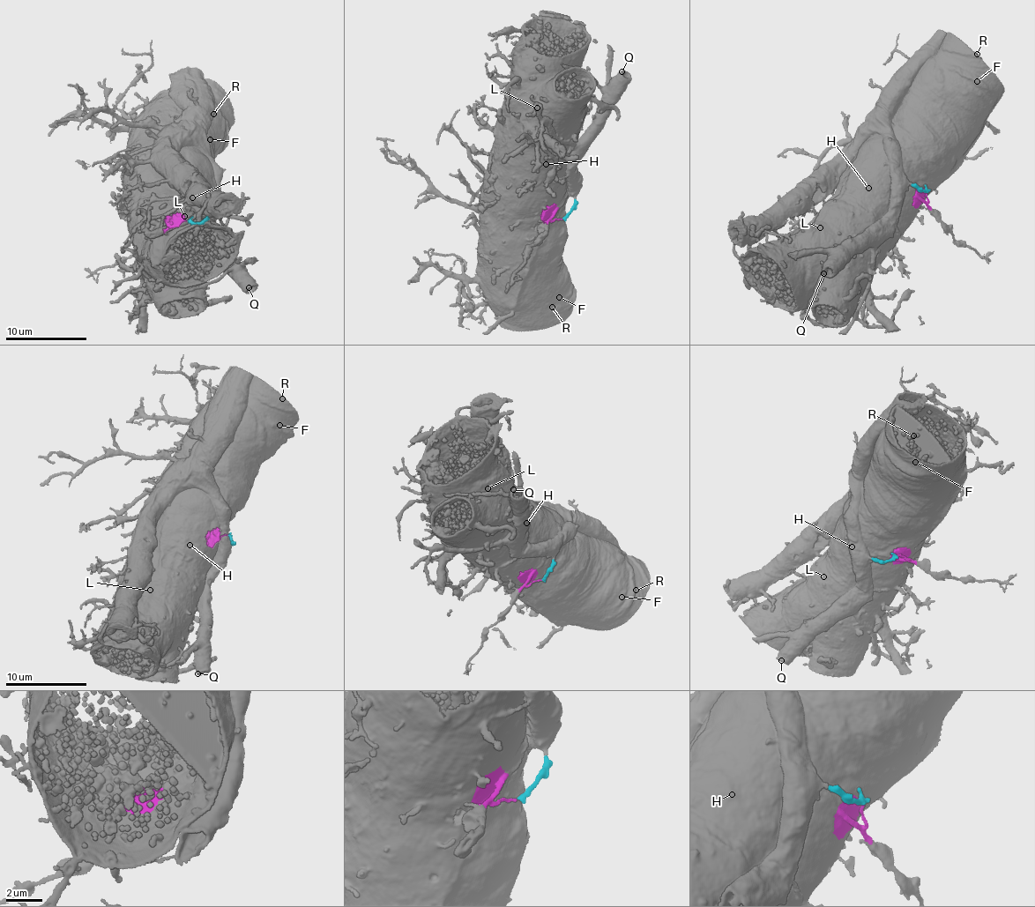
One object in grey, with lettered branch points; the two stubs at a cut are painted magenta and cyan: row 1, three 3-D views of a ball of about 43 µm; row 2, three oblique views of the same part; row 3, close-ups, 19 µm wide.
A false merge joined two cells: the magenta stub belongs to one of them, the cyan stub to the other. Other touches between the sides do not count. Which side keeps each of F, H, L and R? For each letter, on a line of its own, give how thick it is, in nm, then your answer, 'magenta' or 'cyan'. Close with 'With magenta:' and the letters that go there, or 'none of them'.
F: calibre 320 nm; magenta
H: calibre 220 nm; magenta
L: calibre 280 nm; magenta
R: calibre 190 nm; magenta
With magenta: F, H, L, R

